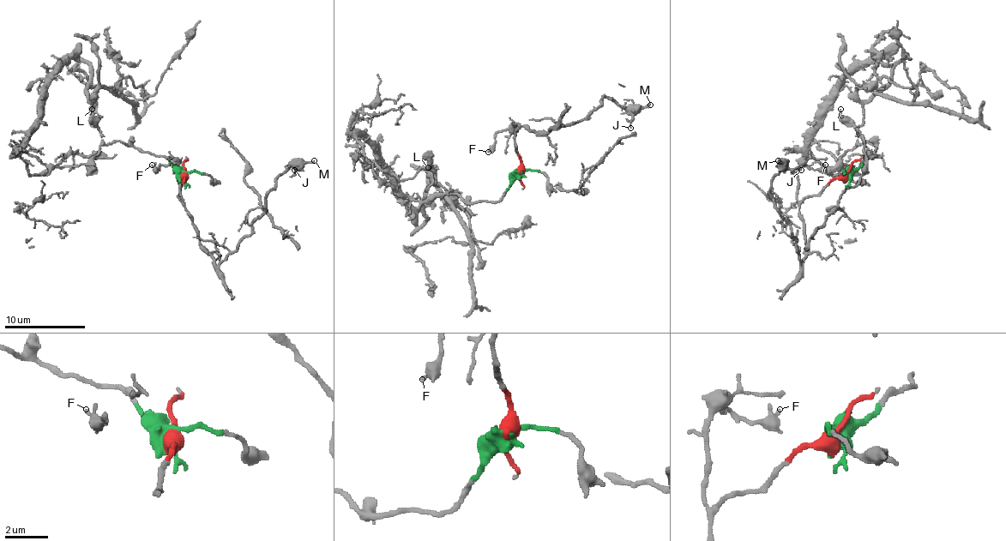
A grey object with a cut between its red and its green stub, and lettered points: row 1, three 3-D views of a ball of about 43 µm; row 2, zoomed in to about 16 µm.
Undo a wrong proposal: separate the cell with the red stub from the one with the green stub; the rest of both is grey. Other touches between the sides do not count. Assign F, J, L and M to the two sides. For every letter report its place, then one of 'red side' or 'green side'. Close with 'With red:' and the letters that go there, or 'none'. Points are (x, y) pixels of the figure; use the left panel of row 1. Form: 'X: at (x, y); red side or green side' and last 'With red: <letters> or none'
F: at (152, 165); red side
J: at (294, 170); red side
L: at (92, 109); green side
M: at (314, 160); red side
With red: F, J, M

